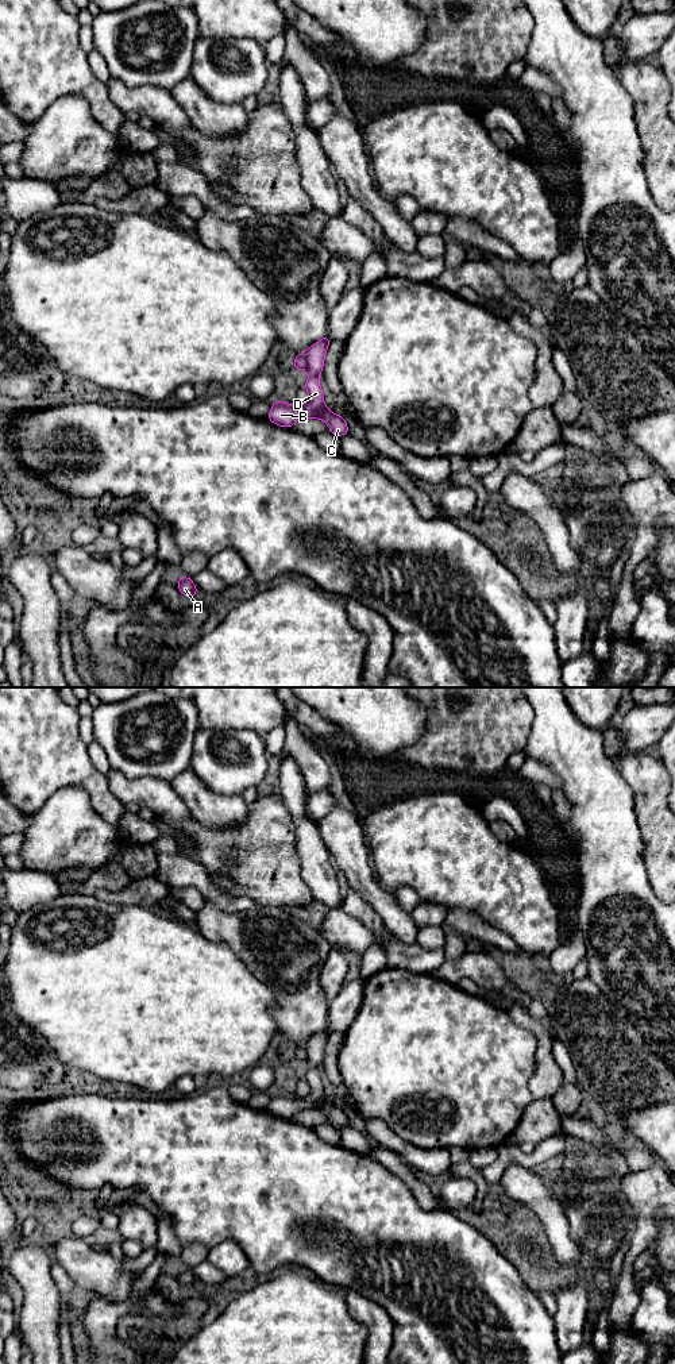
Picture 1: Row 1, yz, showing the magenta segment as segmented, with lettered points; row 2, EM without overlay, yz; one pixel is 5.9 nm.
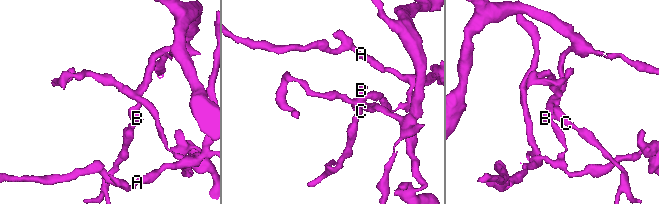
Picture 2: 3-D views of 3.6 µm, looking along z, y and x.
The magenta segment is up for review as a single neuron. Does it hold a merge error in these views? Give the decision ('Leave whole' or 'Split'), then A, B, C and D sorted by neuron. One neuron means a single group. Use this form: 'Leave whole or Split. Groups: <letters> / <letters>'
Split. Groups: A / B C D

